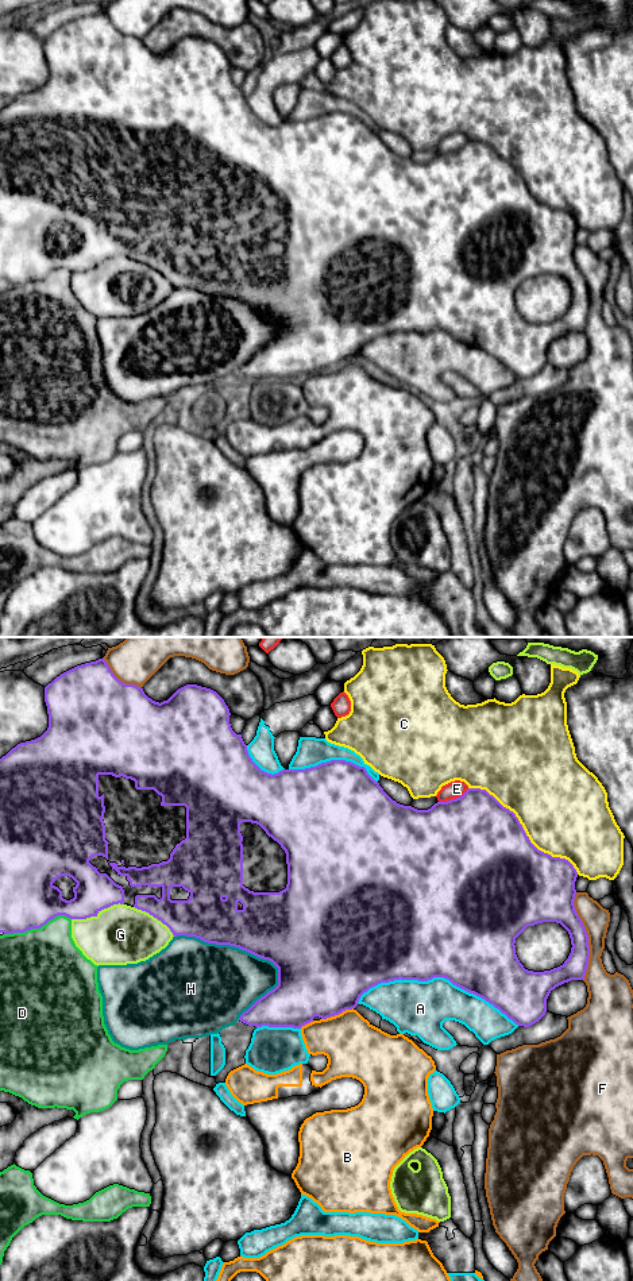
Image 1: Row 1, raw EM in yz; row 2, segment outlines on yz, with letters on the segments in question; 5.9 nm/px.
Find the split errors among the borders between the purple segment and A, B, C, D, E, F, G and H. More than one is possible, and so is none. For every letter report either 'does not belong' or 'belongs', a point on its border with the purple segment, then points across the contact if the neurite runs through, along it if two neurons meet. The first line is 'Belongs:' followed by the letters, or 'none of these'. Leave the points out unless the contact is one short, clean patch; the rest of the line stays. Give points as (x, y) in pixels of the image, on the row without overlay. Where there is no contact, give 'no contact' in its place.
Belongs: B
A: does not belong | yz (437, 328)
B: belongs | yz (336, 366)
C: does not belong | yz (524, 182)
D: does not belong | yz (37, 280)
E: does not belong | yz (454, 151)
F: does not belong | yz (587, 288)
G: does not belong | yz (97, 265)
H: does not belong | yz (234, 297)

